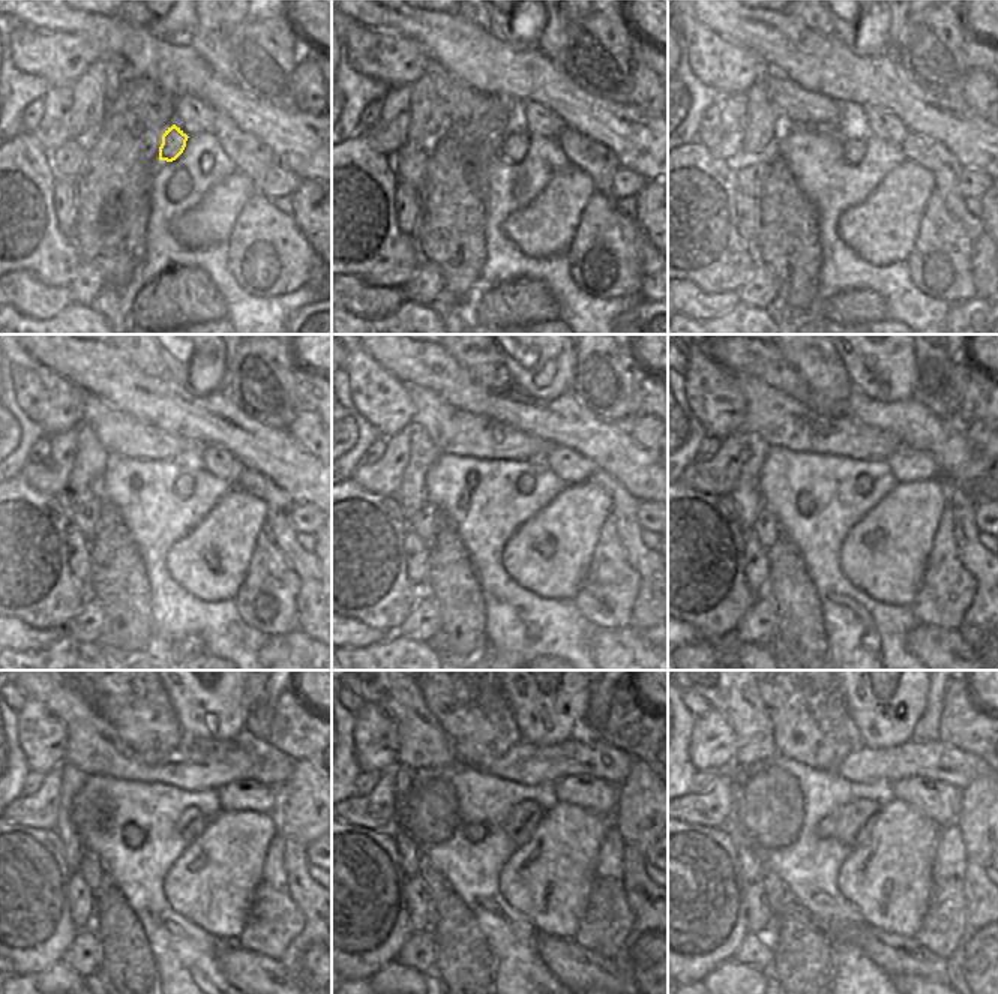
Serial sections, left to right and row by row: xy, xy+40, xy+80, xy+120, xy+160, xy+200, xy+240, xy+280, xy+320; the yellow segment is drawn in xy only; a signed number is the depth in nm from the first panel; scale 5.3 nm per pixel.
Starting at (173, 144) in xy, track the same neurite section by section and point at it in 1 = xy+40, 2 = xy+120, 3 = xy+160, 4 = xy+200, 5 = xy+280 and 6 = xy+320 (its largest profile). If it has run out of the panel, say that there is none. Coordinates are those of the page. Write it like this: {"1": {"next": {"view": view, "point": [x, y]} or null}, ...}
{"1": {"next": {"view": "xy+40", "point": [514, 147]}}, "2": {"next": {"view": "xy+120", "point": [185, 485]}}, "3": {"next": {"view": "xy+160", "point": [526, 483]}}, "4": {"next": {"view": "xy+200", "point": [863, 485]}}, "5": {"next": {"view": "xy+280", "point": [524, 817]}}, "6": {"next": {"view": "xy+320", "point": [851, 825]}}}

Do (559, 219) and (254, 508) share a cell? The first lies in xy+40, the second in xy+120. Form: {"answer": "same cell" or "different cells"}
{"answer": "same cell"}

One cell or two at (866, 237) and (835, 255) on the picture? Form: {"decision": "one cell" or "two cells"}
{"decision": "two cells"}

